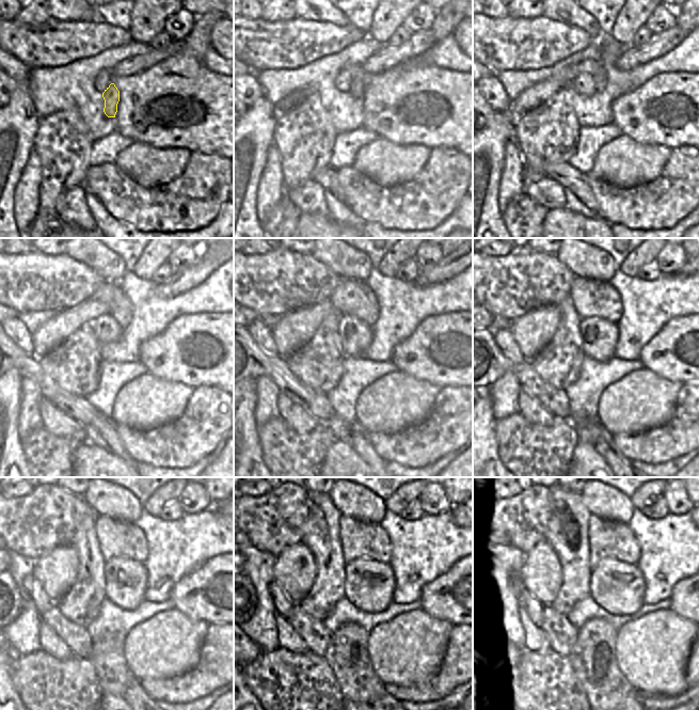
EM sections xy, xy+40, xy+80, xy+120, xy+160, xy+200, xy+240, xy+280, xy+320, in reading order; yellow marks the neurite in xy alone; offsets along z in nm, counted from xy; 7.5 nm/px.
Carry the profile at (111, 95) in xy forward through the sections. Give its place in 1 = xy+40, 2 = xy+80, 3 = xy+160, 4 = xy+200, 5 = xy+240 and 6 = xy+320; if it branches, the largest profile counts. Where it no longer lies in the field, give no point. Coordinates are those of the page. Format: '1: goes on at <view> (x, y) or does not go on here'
1: goes on at xy+40 (360, 77)
2: goes on at xy+80 (600, 78)
3: goes on at xy+160 (350, 298)
4: goes on at xy+200 (590, 298)
5: goes on at xy+240 (116, 538)
6: goes on at xy+320 (607, 538)

